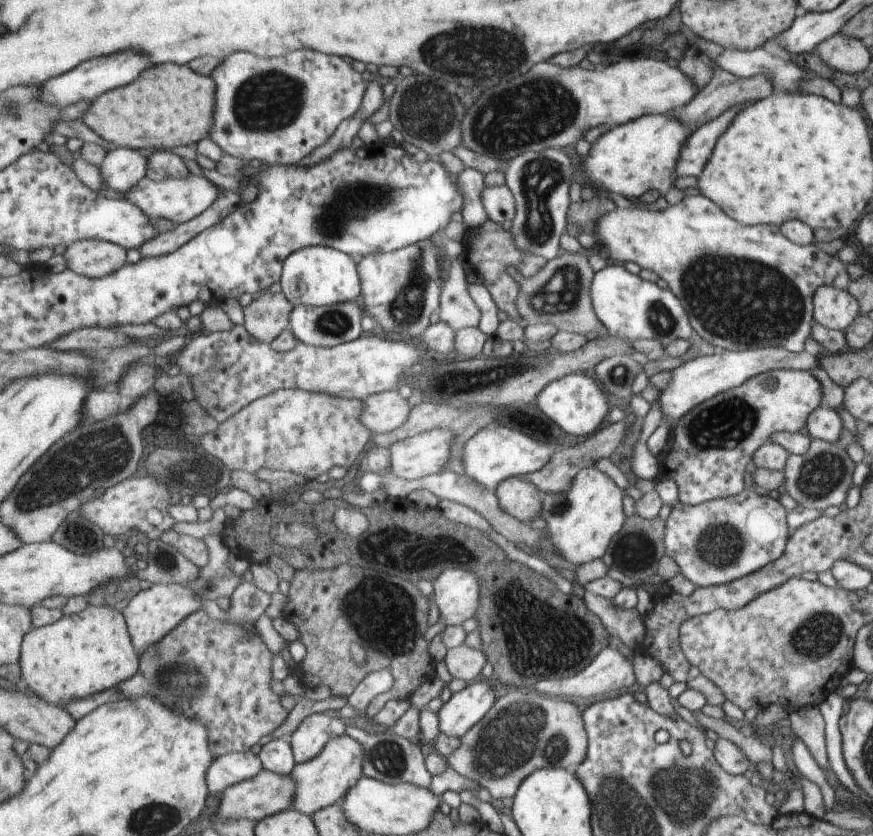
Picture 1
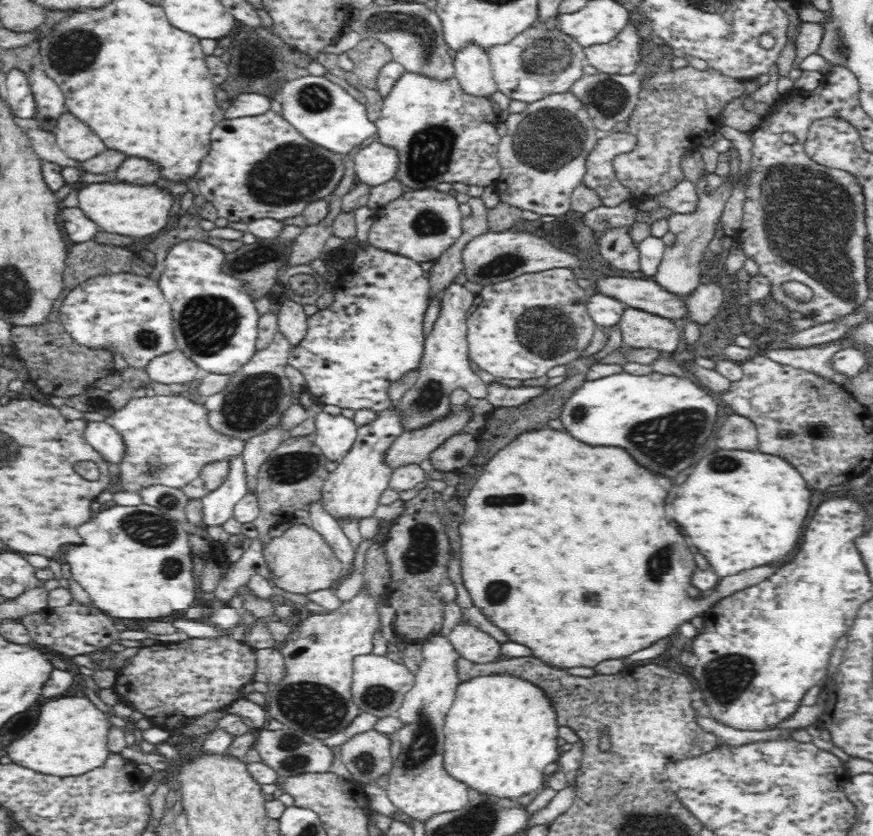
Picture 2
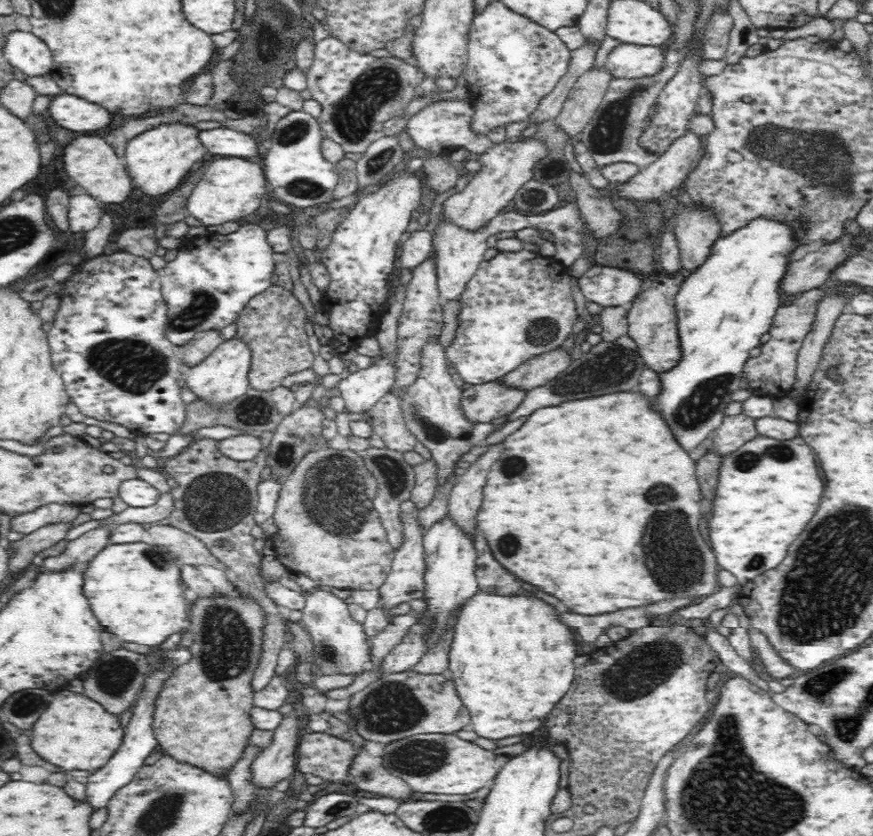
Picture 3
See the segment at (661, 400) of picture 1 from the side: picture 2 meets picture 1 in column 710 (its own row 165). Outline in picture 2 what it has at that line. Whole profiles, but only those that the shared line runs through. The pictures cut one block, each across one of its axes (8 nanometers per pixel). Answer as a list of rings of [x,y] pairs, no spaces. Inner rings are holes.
[[[374,140],[354,156],[356,181],[364,182],[368,187],[376,187],[396,178],[398,170],[397,150]]]

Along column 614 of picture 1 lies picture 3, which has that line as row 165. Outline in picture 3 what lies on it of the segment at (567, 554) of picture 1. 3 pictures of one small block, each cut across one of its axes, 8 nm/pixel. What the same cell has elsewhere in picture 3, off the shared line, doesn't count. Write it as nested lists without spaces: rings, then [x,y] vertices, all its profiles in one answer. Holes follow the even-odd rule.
[[[524,140],[516,144],[497,144],[488,146],[482,155],[484,168],[472,178],[465,180],[454,196],[448,197],[443,202],[443,211],[453,224],[461,225],[474,232],[483,228],[502,208],[506,208],[517,194],[518,190],[533,179],[535,164],[549,156],[548,147],[541,140]]]

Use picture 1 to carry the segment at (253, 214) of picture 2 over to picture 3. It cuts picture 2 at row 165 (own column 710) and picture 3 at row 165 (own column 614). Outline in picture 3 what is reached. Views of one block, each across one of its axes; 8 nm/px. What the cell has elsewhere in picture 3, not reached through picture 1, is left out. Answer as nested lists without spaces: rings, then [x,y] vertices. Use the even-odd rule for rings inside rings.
[[[211,157],[210,164],[203,170],[194,190],[187,200],[187,209],[190,215],[197,218],[205,226],[216,226],[224,222],[232,222],[246,218],[253,212],[261,212],[264,208],[265,197],[269,196],[268,185],[262,166],[249,159],[240,157]]]

